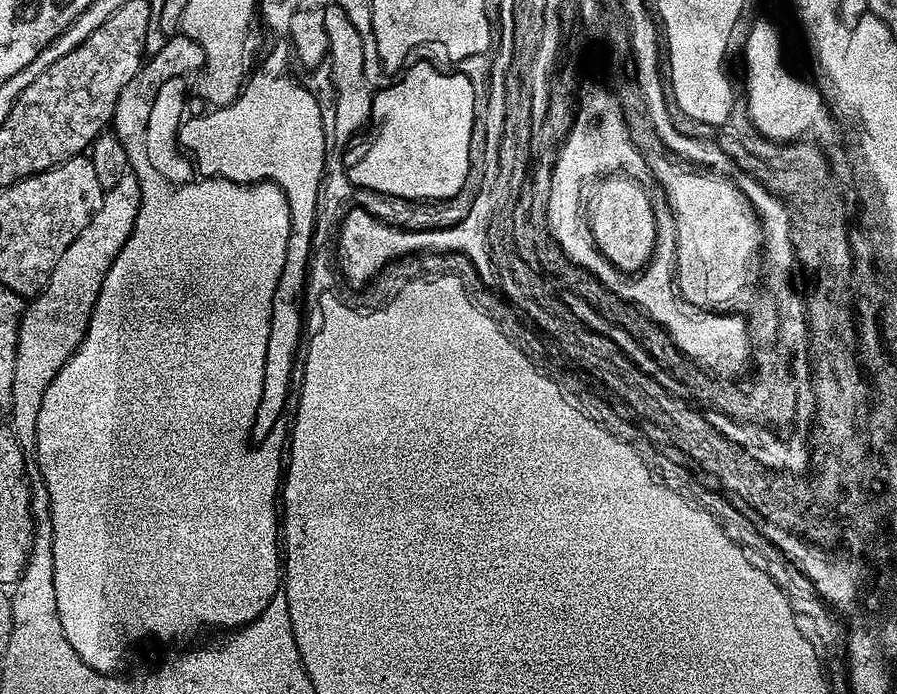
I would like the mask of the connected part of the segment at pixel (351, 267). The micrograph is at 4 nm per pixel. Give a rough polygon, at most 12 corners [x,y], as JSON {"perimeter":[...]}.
{"perimeter":[[492,202],[453,228],[407,232],[355,206],[343,213],[339,271],[375,280],[400,257],[463,252],[485,282]]}

